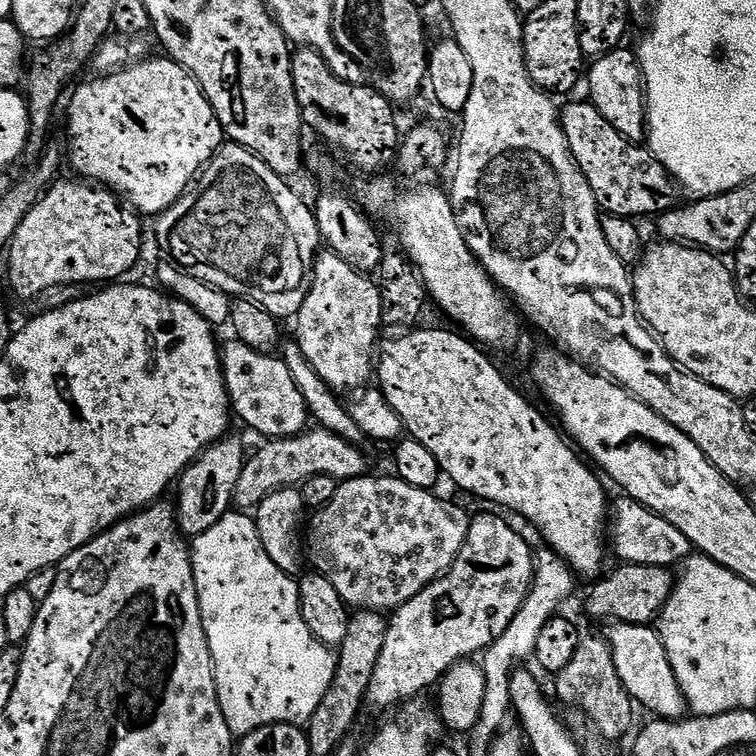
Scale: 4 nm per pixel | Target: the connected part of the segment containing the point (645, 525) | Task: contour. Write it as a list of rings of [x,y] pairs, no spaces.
[[[620,498],[620,501],[615,501],[614,507],[610,512],[610,548],[617,552],[618,555],[621,556],[621,561],[624,564],[641,564],[642,566],[658,566],[659,568],[671,569],[673,567],[672,564],[679,565],[681,562],[688,559],[689,556],[693,555],[694,549],[692,544],[686,538],[686,534],[682,534],[682,530],[678,530],[678,526],[670,526],[670,522],[666,522],[666,518],[662,518],[658,514],[654,514],[651,512],[649,508],[646,506],[642,506],[636,500],[630,500],[627,498]]]

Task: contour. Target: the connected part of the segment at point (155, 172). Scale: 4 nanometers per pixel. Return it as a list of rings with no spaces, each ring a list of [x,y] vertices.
[[[171,58],[163,59],[133,63],[118,72],[96,78],[100,80],[82,85],[68,104],[66,160],[69,165],[72,163],[76,171],[73,173],[115,192],[121,198],[127,200],[128,196],[127,203],[144,218],[166,211],[171,204],[179,205],[180,195],[189,191],[188,183],[226,140],[224,128],[198,82],[184,65]]]

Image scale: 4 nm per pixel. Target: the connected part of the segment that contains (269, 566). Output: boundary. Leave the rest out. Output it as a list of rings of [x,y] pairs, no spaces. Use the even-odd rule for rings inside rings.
[[[230,510],[217,524],[210,526],[210,530],[206,530],[202,535],[195,537],[191,541],[190,551],[192,554],[192,573],[196,583],[196,593],[198,594],[198,606],[202,614],[202,626],[208,639],[212,665],[214,666],[216,697],[222,706],[222,714],[226,718],[226,726],[230,726],[233,737],[243,738],[249,736],[251,732],[267,724],[295,724],[300,726],[311,720],[314,710],[318,710],[318,706],[326,698],[326,690],[330,690],[330,682],[336,674],[336,656],[333,649],[326,647],[321,640],[316,640],[314,634],[310,634],[300,609],[300,585],[289,573],[284,572],[274,563],[270,558],[270,554],[266,554],[256,529],[255,519],[243,511]],[[240,596],[256,596],[256,620],[236,620],[240,616]]]

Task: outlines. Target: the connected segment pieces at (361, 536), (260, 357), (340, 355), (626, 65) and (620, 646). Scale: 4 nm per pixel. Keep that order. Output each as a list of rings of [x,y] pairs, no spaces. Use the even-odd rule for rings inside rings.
[[[365,474],[356,480],[343,481],[336,493],[311,517],[306,528],[306,560],[319,575],[330,578],[344,603],[356,610],[381,614],[395,612],[424,588],[429,588],[451,568],[468,537],[470,515],[456,504],[439,500],[435,491],[415,488],[395,475]]]
[[[229,340],[228,345],[220,348],[220,366],[224,370],[224,385],[228,387],[231,411],[240,415],[246,427],[264,436],[291,438],[301,435],[309,427],[310,413],[302,398],[302,390],[294,386],[294,378],[284,359],[254,350],[241,340]]]
[[[324,250],[317,255],[315,264],[311,265],[308,296],[294,317],[294,340],[299,344],[302,354],[306,354],[306,362],[328,383],[329,388],[340,394],[351,394],[356,389],[365,387],[371,381],[368,380],[371,376],[373,379],[374,357],[378,352],[383,318],[384,299],[380,297],[377,281],[342,262],[338,254]]]
[[[628,46],[615,48],[604,56],[597,56],[591,61],[586,72],[586,84],[588,80],[588,92],[590,103],[597,108],[628,140],[640,142],[645,139],[648,118],[646,115],[646,93],[644,90],[644,78],[640,74],[640,61],[637,53],[628,49]]]
[[[616,624],[606,632],[608,645],[614,654],[614,666],[618,670],[618,678],[622,678],[622,686],[631,694],[633,701],[640,704],[653,717],[662,720],[679,720],[689,711],[688,699],[680,689],[678,678],[670,666],[670,658],[666,654],[664,644],[660,641],[659,631],[647,624]]]

